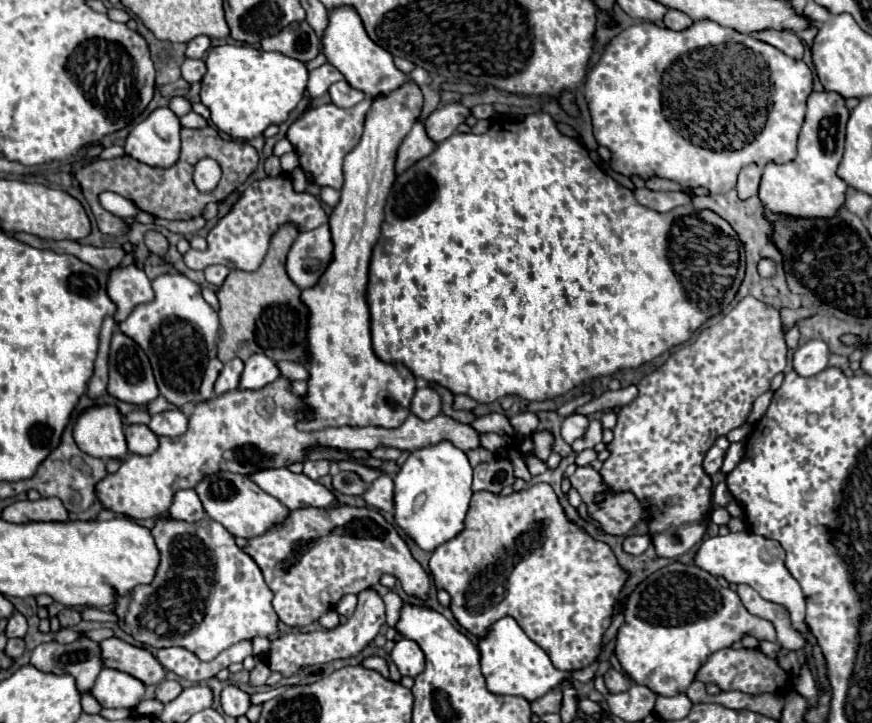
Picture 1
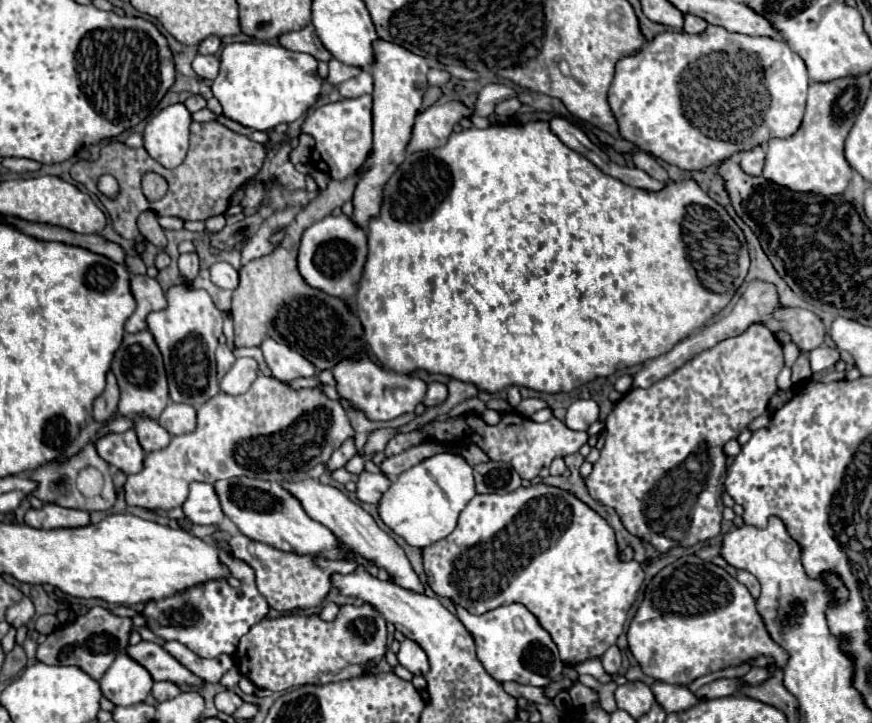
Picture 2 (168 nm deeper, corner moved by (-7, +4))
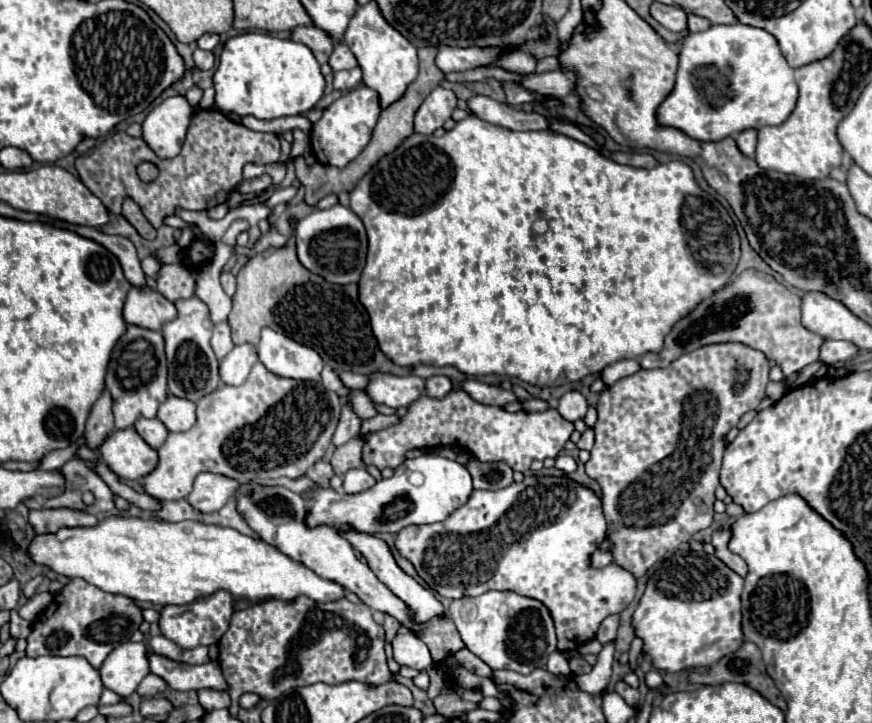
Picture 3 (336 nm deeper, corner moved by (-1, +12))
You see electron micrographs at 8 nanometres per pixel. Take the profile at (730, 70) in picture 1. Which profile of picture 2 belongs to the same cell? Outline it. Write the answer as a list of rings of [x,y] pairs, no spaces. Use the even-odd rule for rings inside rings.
[[[710,24],[702,34],[666,30],[642,44],[636,54],[620,58],[608,90],[608,104],[624,140],[680,170],[702,172],[730,160],[738,152],[766,144],[770,138],[792,136],[804,116],[808,82],[804,60],[786,42],[744,36]]]

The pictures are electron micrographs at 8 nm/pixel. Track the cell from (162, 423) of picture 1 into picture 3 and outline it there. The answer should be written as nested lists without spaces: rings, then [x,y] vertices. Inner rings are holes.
[[[168,396],[166,402],[162,402],[158,408],[158,420],[162,420],[170,432],[190,430],[196,422],[196,404]]]

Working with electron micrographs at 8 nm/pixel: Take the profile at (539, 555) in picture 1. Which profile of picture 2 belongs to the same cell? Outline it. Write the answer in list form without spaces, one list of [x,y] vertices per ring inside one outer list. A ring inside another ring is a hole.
[[[528,486],[528,488],[516,488],[514,492],[508,492],[508,494],[476,494],[468,506],[462,510],[460,518],[458,518],[458,526],[456,530],[438,540],[436,544],[428,546],[422,550],[422,556],[424,556],[424,570],[426,570],[426,576],[428,576],[428,584],[432,586],[432,590],[438,594],[438,596],[446,596],[446,598],[458,598],[458,602],[472,614],[480,616],[484,612],[490,612],[498,606],[508,606],[508,604],[514,604],[514,602],[520,602],[524,604],[540,622],[540,626],[552,636],[554,644],[558,646],[560,650],[560,658],[566,666],[576,666],[584,660],[590,660],[590,658],[600,658],[612,644],[616,644],[618,636],[622,634],[624,630],[624,622],[626,622],[626,616],[628,616],[628,610],[630,606],[634,604],[636,600],[636,594],[638,594],[638,588],[640,584],[644,582],[644,568],[632,560],[632,562],[622,562],[620,556],[618,556],[618,546],[616,546],[616,536],[614,536],[614,530],[606,524],[606,520],[596,514],[590,506],[586,506],[584,502],[580,502],[576,496],[572,496],[570,492],[566,490],[560,490],[556,486]]]

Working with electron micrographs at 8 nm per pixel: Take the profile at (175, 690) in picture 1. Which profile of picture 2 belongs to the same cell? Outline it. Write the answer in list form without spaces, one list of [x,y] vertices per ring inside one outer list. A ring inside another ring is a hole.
[[[154,682],[154,688],[152,688],[152,694],[158,702],[164,702],[164,700],[170,700],[170,698],[176,698],[182,690],[172,684],[172,682]]]

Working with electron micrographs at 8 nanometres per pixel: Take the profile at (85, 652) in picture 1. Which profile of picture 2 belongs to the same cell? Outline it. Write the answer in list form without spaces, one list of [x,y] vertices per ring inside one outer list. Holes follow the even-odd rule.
[[[94,606],[88,614],[78,616],[74,622],[70,622],[64,628],[58,628],[52,632],[46,642],[38,646],[36,658],[44,664],[60,664],[60,666],[78,666],[94,680],[100,680],[102,674],[108,670],[108,666],[114,662],[118,652],[124,652],[128,646],[132,622],[130,618],[120,618],[110,614],[108,610]]]

